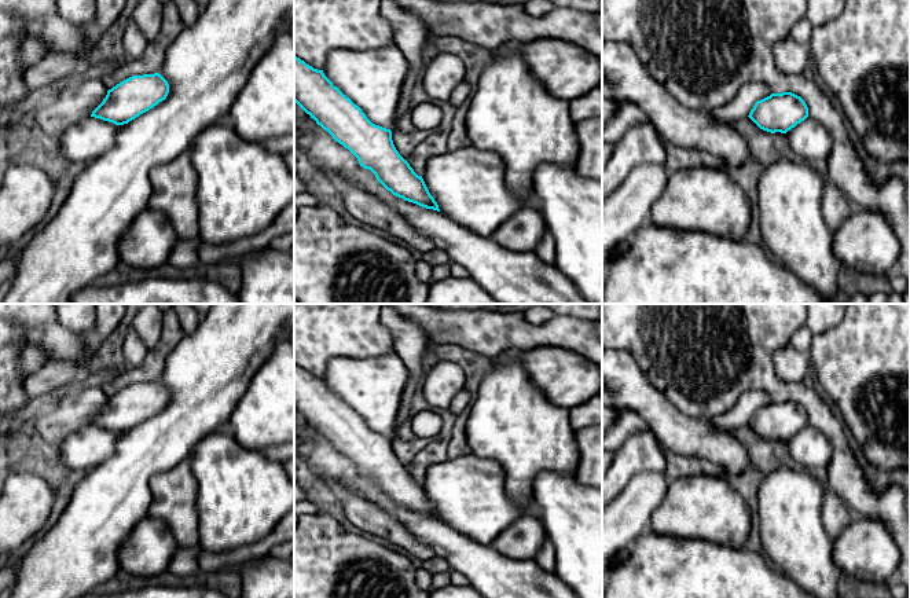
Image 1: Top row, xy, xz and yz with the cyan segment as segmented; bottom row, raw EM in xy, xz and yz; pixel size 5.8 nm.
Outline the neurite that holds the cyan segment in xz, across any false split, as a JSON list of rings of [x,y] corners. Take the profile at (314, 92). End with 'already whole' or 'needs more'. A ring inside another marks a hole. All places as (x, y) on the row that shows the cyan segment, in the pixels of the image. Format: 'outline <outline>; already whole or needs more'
outline [[[294,56],[294,102],[370,169],[393,195],[440,212],[422,176],[399,154],[392,131],[373,124],[359,106],[324,76]]]; already whole

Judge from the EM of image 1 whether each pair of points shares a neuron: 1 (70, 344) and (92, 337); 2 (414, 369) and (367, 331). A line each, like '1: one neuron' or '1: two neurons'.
1: two neurons
2: two neurons

